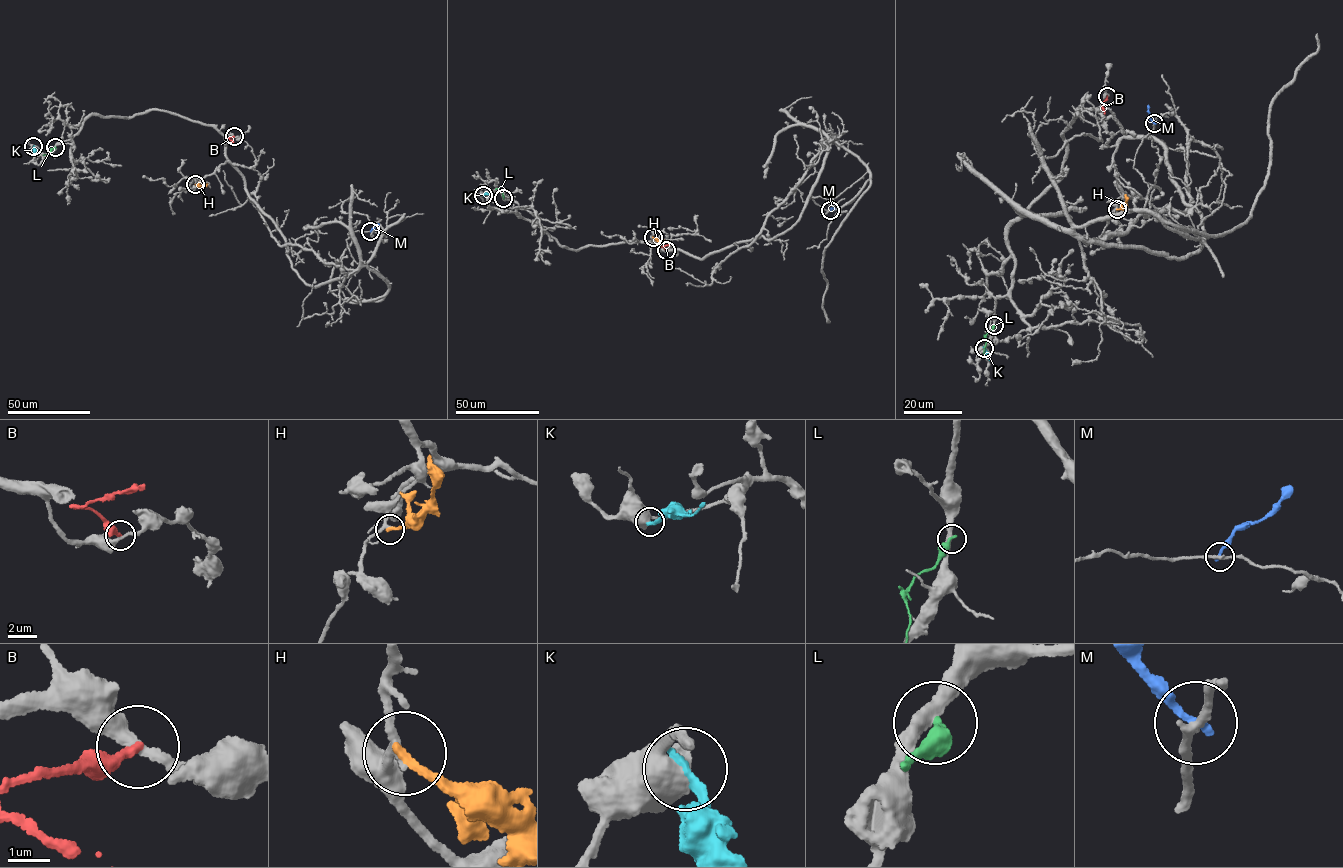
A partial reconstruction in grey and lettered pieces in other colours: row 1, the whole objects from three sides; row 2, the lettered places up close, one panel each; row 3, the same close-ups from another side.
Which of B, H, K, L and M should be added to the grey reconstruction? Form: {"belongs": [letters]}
{"belongs": []}

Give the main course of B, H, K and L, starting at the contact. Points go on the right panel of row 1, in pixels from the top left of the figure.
B: (1107, 96), (1103, 101), (1104, 114)
H: (1117, 209), (1126, 202), (1125, 194)
K: (984, 348), (989, 360)
L: (994, 325), (985, 336), (984, 355)

